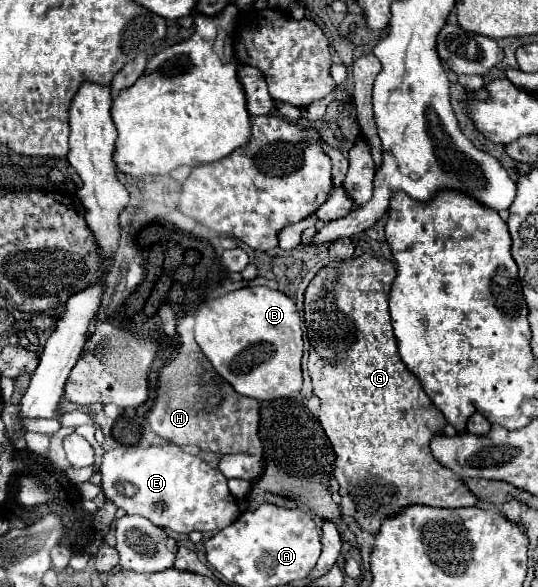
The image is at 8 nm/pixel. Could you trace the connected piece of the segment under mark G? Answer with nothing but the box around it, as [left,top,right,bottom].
[305,255,479,535]

